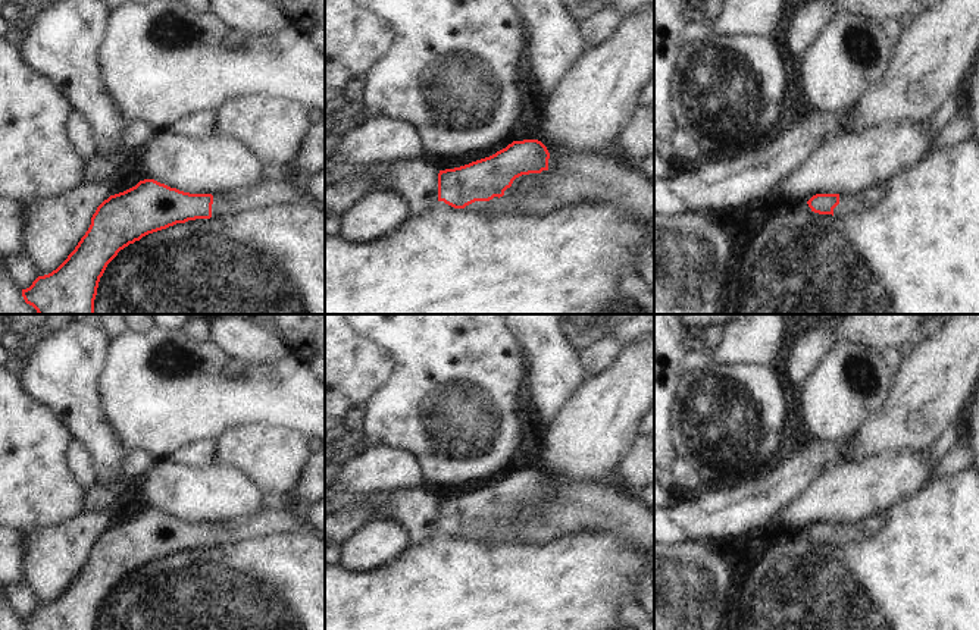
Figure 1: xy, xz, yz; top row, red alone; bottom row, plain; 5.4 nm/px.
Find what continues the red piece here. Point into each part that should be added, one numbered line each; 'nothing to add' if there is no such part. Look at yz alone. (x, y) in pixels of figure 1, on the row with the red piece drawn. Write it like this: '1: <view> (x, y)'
1: yz (854, 203)

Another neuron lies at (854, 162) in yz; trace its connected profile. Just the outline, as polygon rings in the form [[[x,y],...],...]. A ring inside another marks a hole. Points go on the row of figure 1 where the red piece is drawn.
[[[916,122],[844,132],[819,145],[763,206],[785,206],[791,200],[807,203],[816,194],[854,194],[886,185],[926,157],[933,138]]]

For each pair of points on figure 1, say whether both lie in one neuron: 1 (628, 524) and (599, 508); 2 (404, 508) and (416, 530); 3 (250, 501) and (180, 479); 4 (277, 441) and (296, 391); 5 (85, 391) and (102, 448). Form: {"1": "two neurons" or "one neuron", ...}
{"1": "one neuron", "2": "one neuron", "3": "one neuron", "4": "two neurons", "5": "one neuron"}

